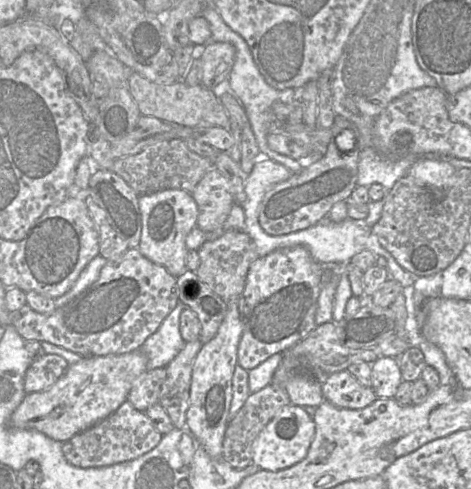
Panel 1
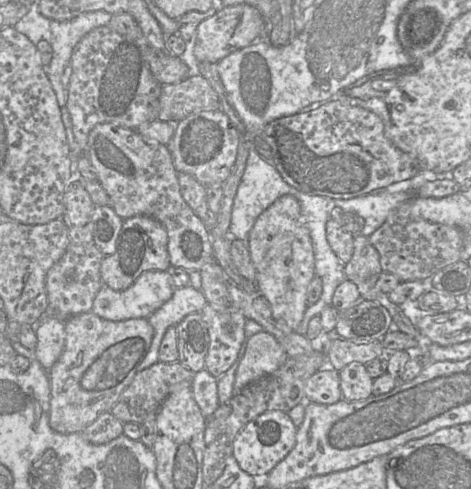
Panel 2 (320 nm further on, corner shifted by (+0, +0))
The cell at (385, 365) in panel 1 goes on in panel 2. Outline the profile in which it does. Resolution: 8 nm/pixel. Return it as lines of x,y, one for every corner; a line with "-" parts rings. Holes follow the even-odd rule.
352,362
339,371
342,398
347,401
365,400
372,395
373,380
365,366

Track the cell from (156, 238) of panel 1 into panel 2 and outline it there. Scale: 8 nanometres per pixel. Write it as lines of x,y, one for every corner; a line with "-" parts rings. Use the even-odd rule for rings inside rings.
139,215
123,221
114,254
104,256
100,274
104,284
116,291
129,288
144,272
149,270
166,271
170,268
168,235
165,227
156,219

